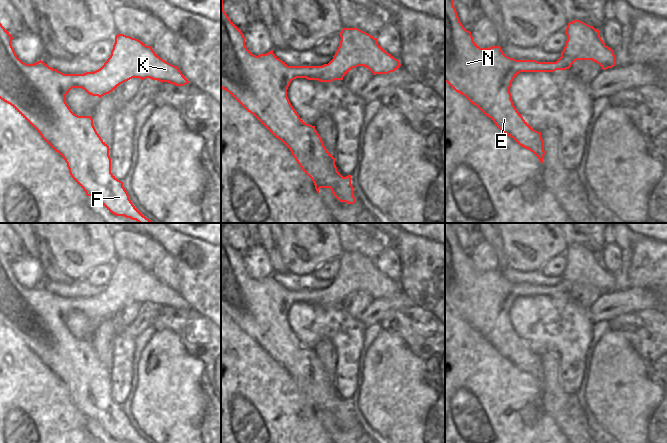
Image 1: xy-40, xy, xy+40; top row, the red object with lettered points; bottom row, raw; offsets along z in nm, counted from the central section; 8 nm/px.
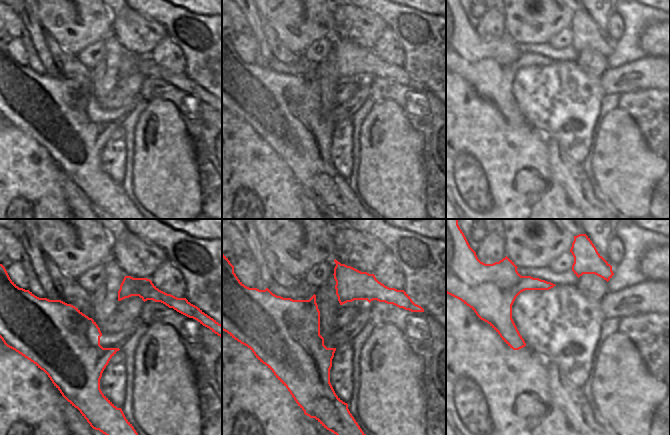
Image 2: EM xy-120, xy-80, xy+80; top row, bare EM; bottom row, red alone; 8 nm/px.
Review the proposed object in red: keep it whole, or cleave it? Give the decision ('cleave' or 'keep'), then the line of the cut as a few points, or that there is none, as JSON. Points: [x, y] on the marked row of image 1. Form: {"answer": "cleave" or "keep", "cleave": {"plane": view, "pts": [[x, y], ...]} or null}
{"answer": "keep", "cleave": null}

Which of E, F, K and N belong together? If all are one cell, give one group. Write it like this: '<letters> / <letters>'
E F K N

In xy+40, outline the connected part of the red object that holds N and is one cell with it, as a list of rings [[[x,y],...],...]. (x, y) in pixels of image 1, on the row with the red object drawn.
[[[445,0],[445,82],[488,116],[499,130],[510,136],[520,146],[530,150],[541,163],[545,155],[541,132],[534,130],[513,105],[509,91],[513,79],[520,72],[566,70],[576,60],[592,60],[603,70],[615,66],[613,50],[605,45],[599,30],[593,26],[574,20],[568,23],[565,33],[567,41],[561,57],[556,62],[516,60],[506,56],[500,46],[480,48],[473,41],[471,32],[466,30],[459,21],[453,0]]]

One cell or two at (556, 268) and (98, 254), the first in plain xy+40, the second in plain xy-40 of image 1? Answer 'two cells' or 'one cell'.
two cells

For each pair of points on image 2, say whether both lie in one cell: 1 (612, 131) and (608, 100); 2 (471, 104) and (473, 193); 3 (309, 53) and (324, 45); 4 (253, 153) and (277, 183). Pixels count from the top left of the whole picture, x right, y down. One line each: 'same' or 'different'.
1: different
2: same
3: same
4: same

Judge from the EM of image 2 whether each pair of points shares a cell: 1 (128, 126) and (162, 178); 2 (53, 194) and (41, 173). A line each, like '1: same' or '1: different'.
1: different
2: same

